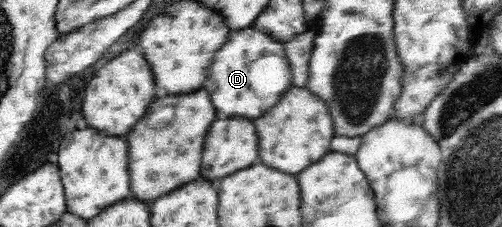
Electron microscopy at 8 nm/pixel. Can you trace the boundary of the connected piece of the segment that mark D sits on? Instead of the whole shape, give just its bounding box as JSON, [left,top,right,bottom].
[205,27,291,119]

